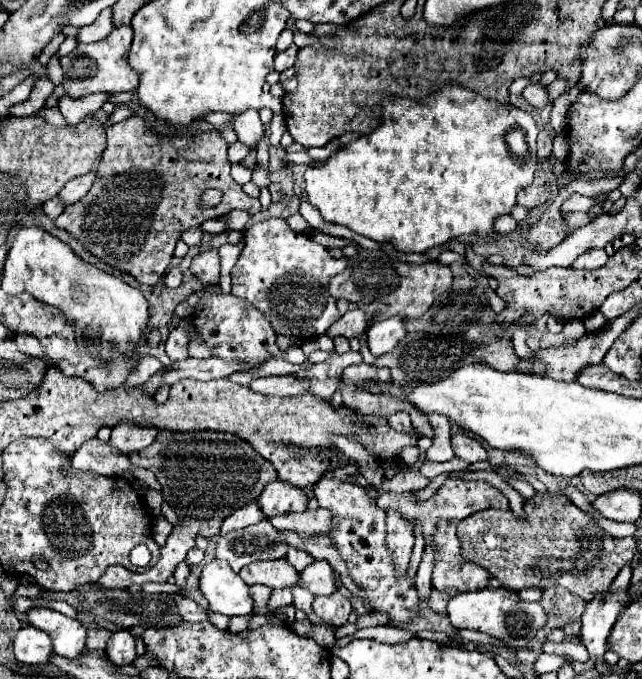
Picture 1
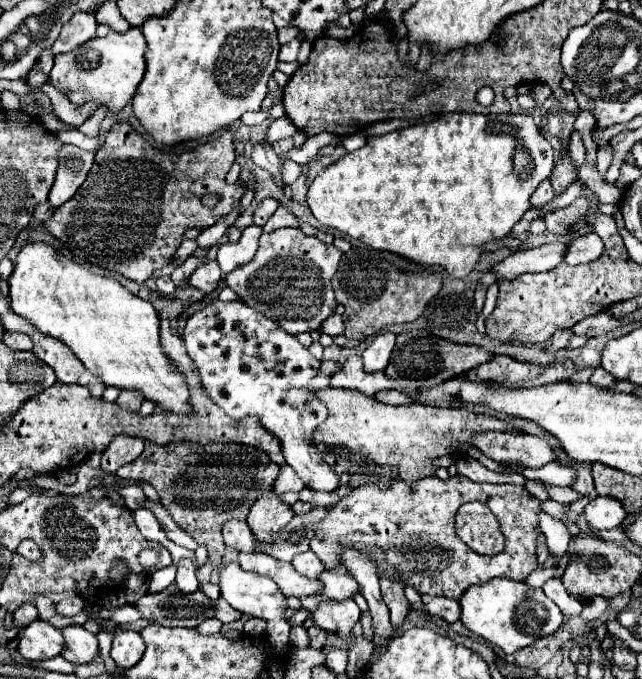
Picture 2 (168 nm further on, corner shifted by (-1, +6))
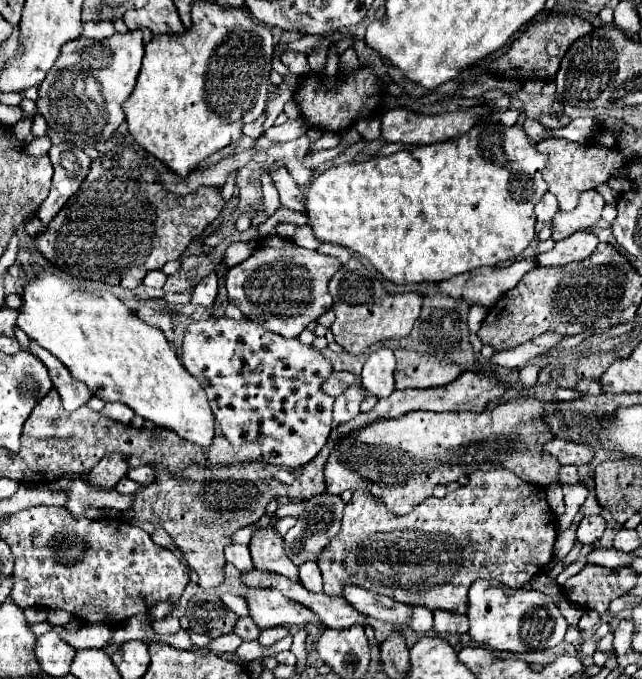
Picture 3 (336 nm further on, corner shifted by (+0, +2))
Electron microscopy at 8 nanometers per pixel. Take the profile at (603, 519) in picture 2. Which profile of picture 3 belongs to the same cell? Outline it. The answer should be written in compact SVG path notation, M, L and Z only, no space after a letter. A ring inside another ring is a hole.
M590 515L590 517L584 517L584 519L580 521L576 535L578 535L578 541L580 541L580 543L588 545L588 543L598 541L598 539L602 537L604 529L606 529L604 517L602 517L602 515Z

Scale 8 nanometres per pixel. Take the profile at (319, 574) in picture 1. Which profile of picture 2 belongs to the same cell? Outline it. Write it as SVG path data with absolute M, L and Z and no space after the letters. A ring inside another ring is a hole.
M341 565L331 569L331 571L323 571L319 579L325 585L321 595L327 599L345 601L345 599L353 599L353 595L359 593L357 581L353 581L353 575Z

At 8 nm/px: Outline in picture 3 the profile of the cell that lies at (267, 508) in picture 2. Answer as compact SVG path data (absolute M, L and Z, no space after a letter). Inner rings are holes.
M274 525L254 531L250 541L250 553L256 569L274 571L292 581L298 581L298 567L288 559L284 551L284 537L274 529Z

